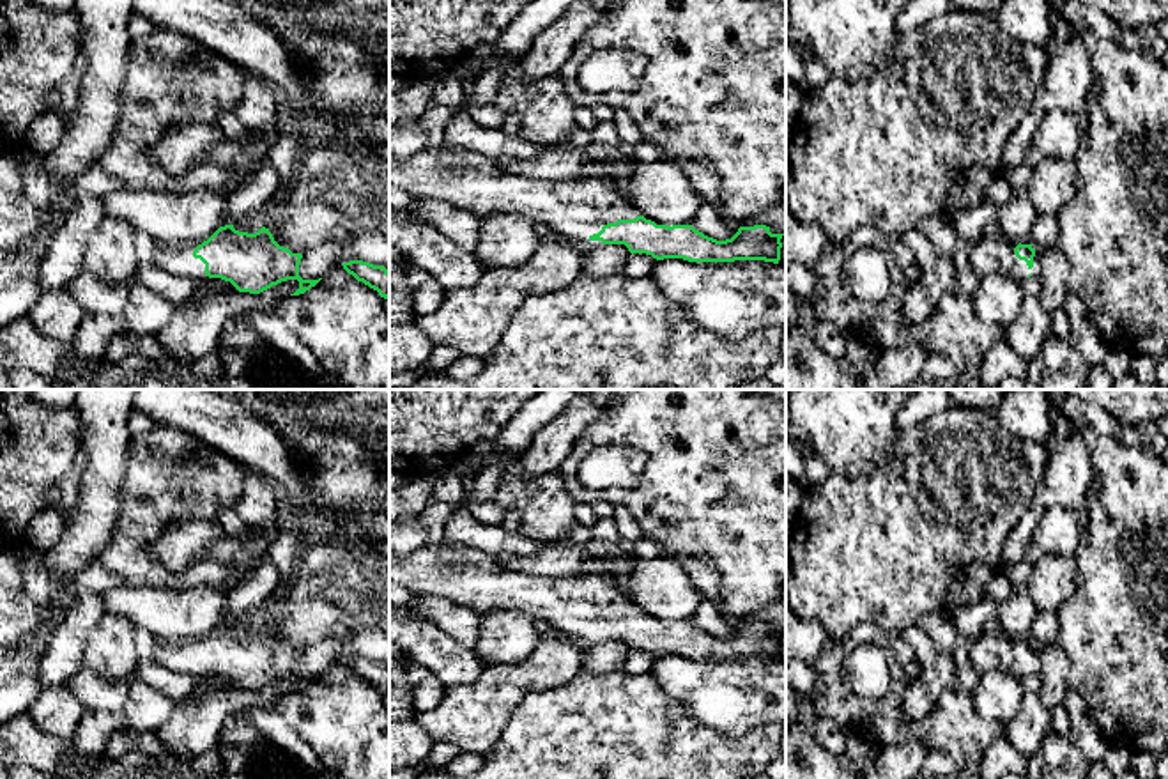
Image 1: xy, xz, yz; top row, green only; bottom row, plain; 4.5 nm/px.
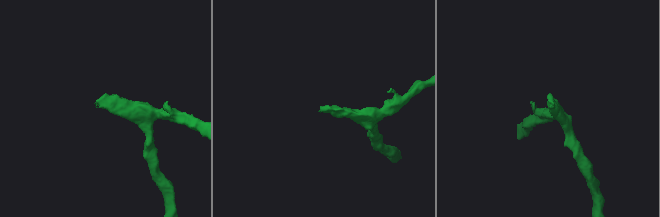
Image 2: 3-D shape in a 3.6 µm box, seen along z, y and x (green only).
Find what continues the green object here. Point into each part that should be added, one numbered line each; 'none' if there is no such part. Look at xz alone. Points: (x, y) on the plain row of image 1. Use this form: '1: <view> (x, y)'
1: xz (577, 604)

